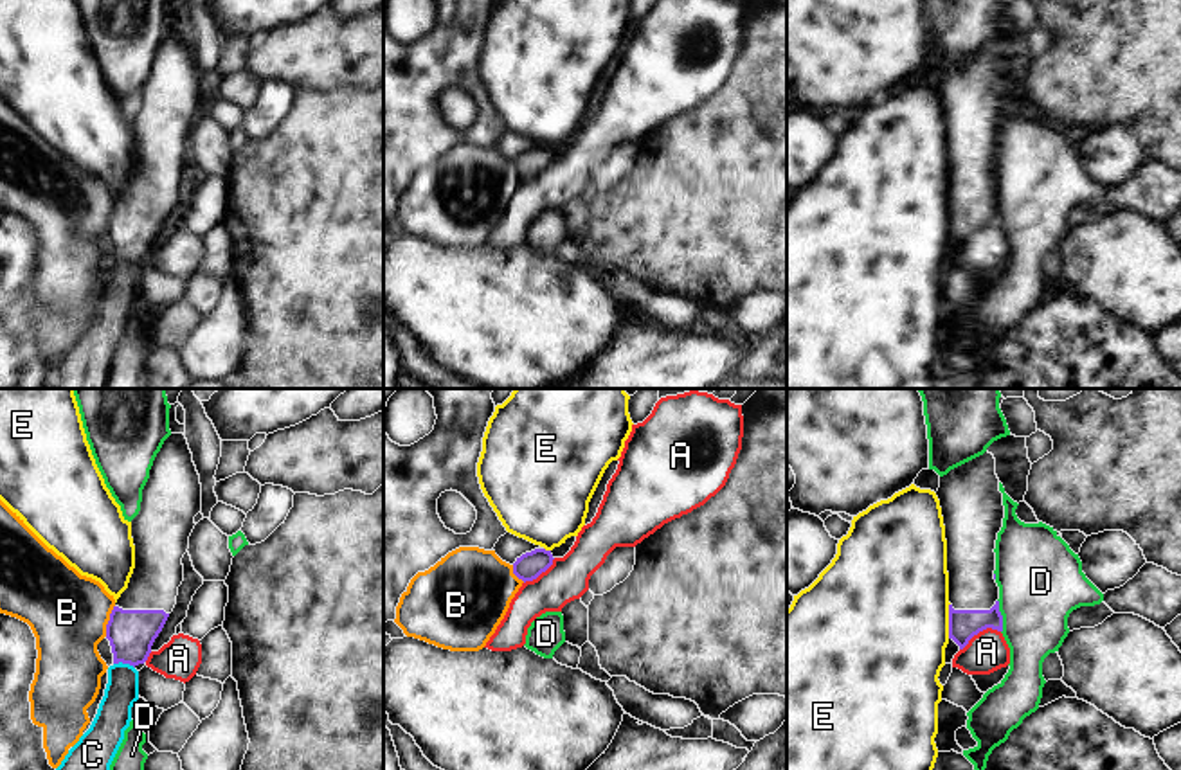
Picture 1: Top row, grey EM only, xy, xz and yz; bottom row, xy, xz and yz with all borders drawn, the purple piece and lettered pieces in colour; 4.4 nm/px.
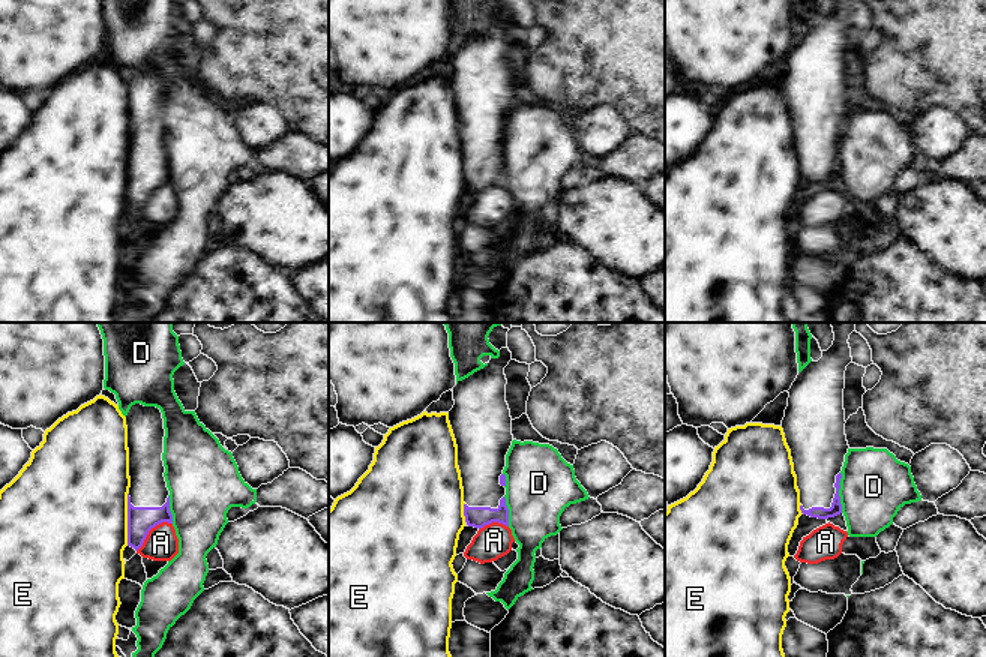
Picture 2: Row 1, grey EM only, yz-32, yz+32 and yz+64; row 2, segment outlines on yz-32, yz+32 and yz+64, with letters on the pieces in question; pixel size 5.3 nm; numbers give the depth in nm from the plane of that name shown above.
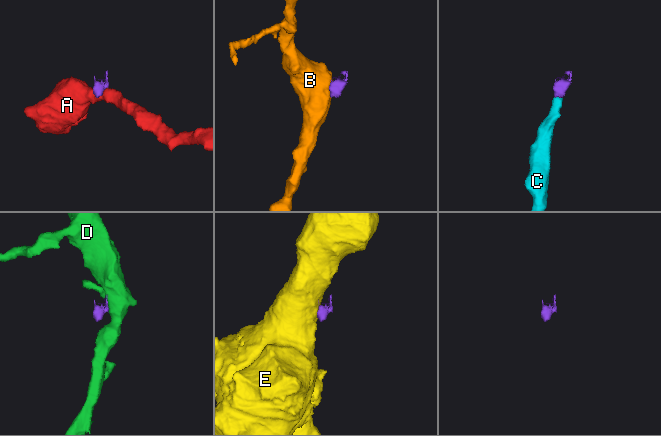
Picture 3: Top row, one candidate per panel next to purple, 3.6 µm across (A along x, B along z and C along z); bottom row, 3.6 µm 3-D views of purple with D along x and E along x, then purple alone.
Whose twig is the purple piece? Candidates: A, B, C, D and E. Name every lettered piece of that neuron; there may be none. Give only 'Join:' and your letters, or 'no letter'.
Join: C.

